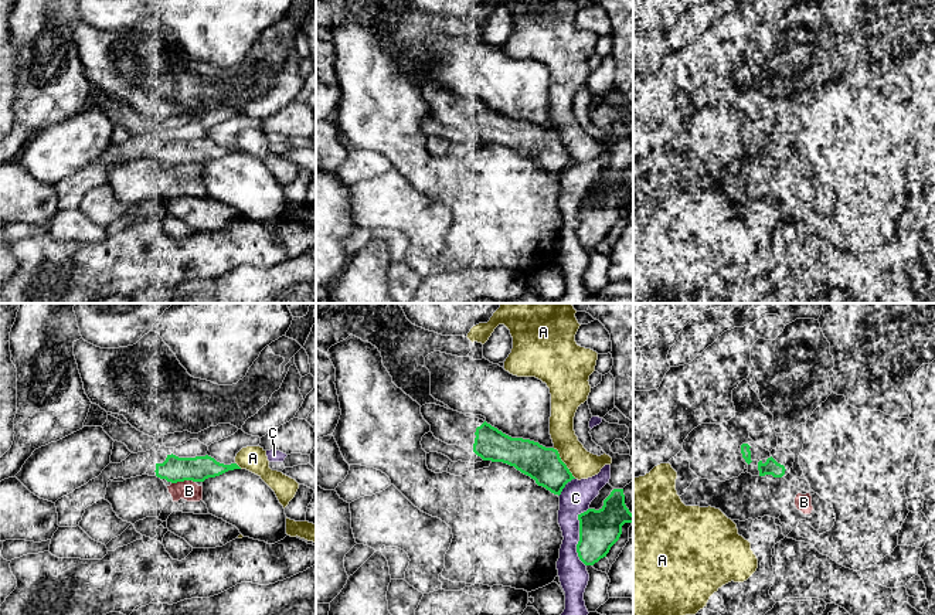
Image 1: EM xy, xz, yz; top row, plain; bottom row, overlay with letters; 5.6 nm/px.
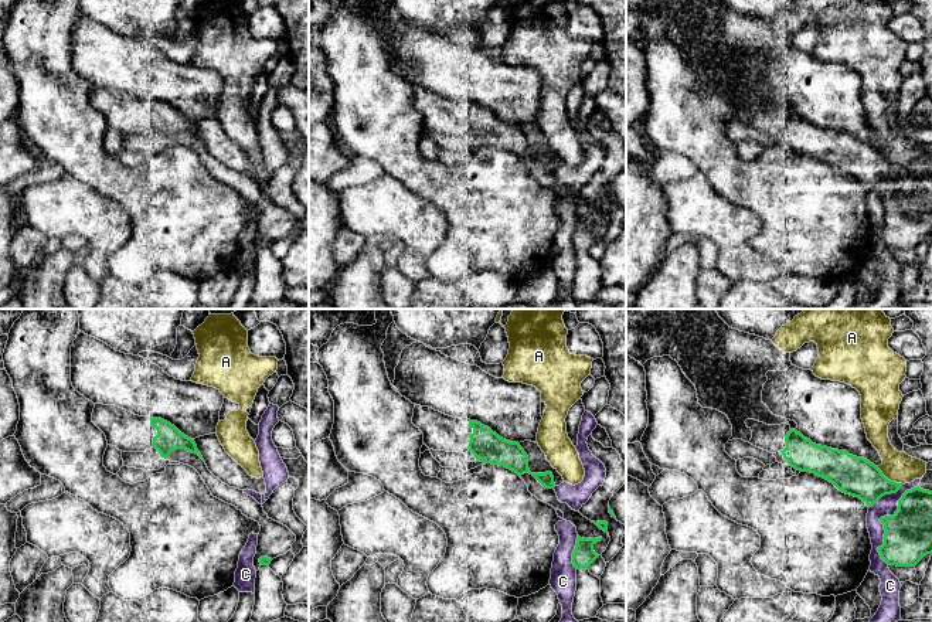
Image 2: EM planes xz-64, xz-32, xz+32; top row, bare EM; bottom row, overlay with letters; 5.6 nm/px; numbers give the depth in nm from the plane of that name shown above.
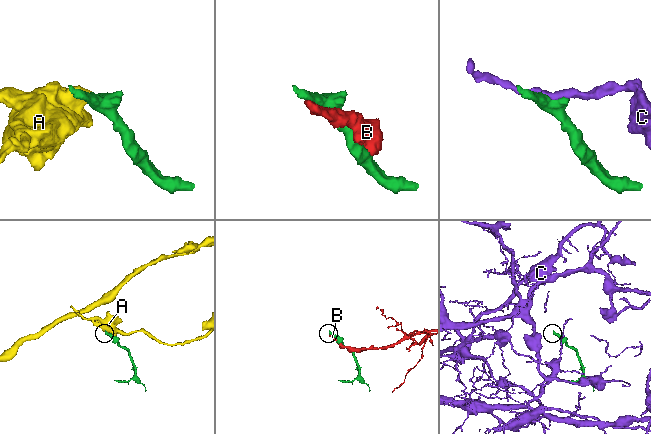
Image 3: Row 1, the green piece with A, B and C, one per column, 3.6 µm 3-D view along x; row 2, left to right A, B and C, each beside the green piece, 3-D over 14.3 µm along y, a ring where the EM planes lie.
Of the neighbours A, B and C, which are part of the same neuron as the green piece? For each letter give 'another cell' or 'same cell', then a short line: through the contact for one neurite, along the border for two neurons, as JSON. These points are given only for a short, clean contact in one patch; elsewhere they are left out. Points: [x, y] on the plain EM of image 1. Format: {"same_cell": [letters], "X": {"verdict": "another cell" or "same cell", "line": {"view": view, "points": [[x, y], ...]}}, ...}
{"same_cell": [], "A": {"verdict": "another cell", "line": {"view": "xz", "points": [[553, 131], [575, 160]]}}, "B": {"verdict": "another cell"}, "C": {"verdict": "another cell"}}

